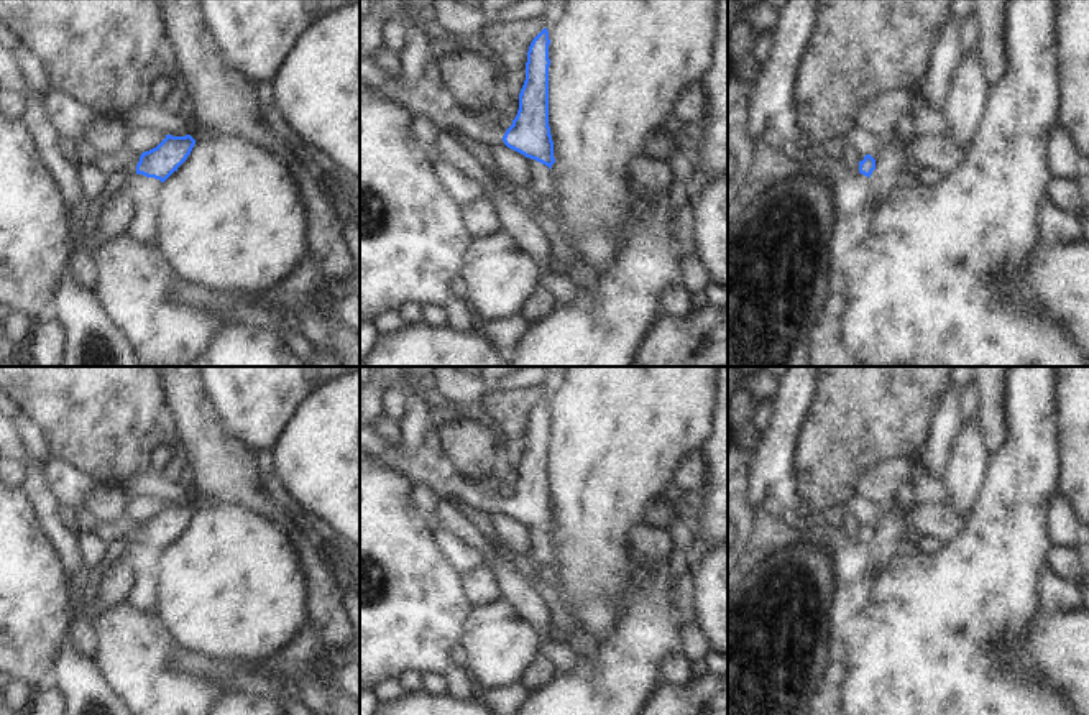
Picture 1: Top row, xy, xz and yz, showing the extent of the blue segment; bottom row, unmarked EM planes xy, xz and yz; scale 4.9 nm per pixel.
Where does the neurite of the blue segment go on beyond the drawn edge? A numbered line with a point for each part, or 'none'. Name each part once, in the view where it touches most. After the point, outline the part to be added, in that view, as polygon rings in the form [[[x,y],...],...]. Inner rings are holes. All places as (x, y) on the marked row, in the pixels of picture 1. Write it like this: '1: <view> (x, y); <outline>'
1: xy (105, 163); [[[99,153],[97,158],[94,159],[94,166],[103,174],[113,174],[113,173],[131,173],[136,174],[136,164],[140,161],[140,156],[135,155],[130,163],[126,163],[123,158],[112,156],[107,153]]]

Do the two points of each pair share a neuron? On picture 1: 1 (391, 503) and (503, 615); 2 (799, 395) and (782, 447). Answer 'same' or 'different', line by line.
1: different
2: same

